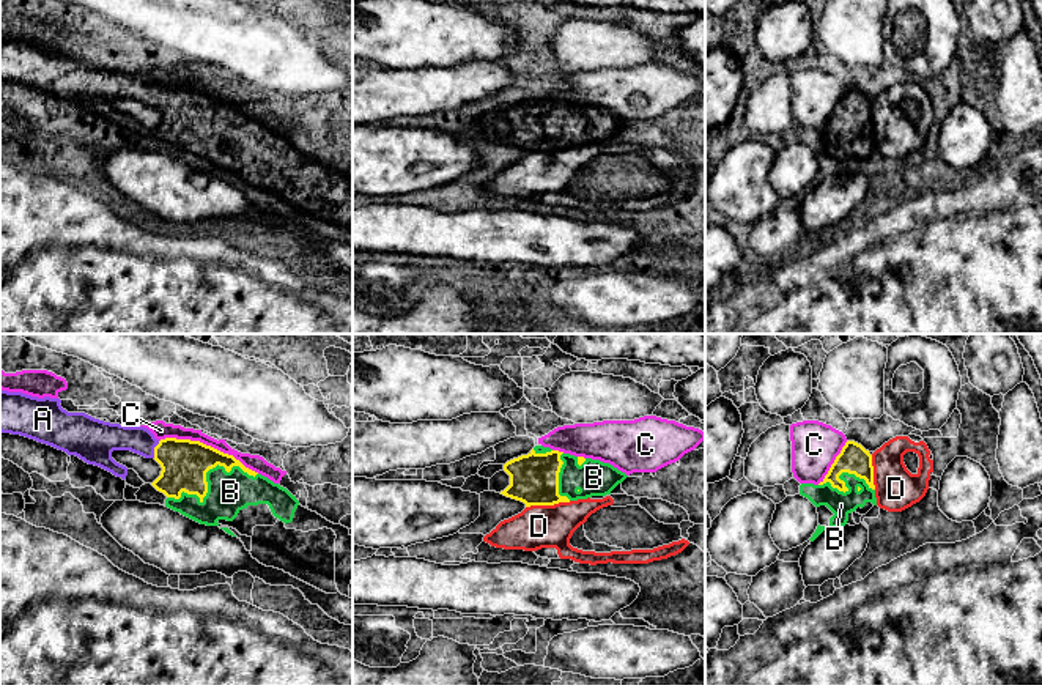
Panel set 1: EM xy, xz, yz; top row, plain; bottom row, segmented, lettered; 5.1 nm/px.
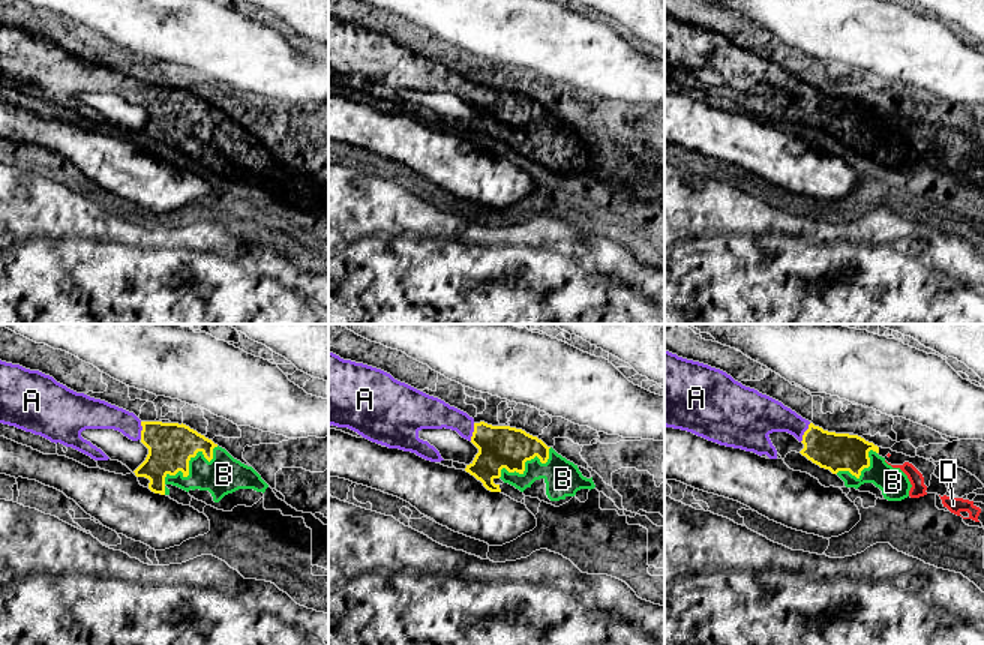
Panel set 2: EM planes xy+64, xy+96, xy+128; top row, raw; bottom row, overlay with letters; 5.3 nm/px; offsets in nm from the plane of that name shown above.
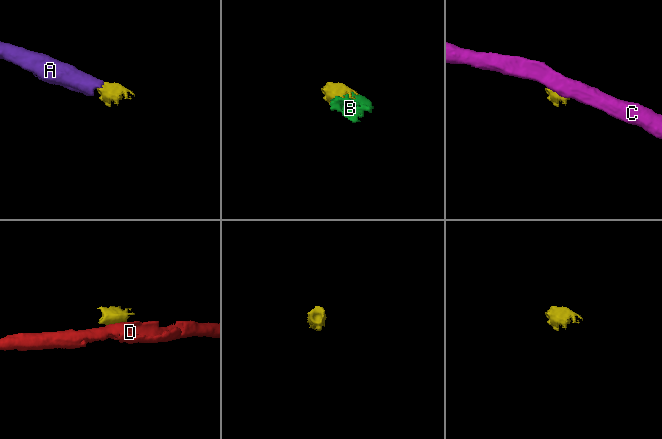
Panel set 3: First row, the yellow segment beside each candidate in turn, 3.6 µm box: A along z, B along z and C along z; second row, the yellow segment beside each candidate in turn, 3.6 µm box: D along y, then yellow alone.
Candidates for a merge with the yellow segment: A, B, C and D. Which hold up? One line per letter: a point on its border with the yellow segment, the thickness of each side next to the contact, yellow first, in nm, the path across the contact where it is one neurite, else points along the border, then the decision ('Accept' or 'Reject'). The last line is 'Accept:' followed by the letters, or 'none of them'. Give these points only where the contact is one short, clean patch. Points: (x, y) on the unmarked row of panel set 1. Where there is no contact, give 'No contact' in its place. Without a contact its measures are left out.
A: Touches yellow at xy (155, 96). Thickness 240 nm (yellow) against 150 nm. Path across: xy (184, 111), (170, 99), (155, 96), (140, 87), (107, 84). Accept
B: Touches yellow at xy (205, 126). Thickness 240 nm (yellow) against 200 nm. Accept
C: Touches yellow at xy (210, 93). Thickness 240 nm (yellow) against 80 nm. Reject
D: Touches yellow at xz (548, 151). Thickness 260 nm (yellow) against 220 nm. Boundary: xz (570, 148), (526, 155). Reject
Accept: A, B

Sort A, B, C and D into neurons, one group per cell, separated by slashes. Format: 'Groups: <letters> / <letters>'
Groups: A B / C / D

